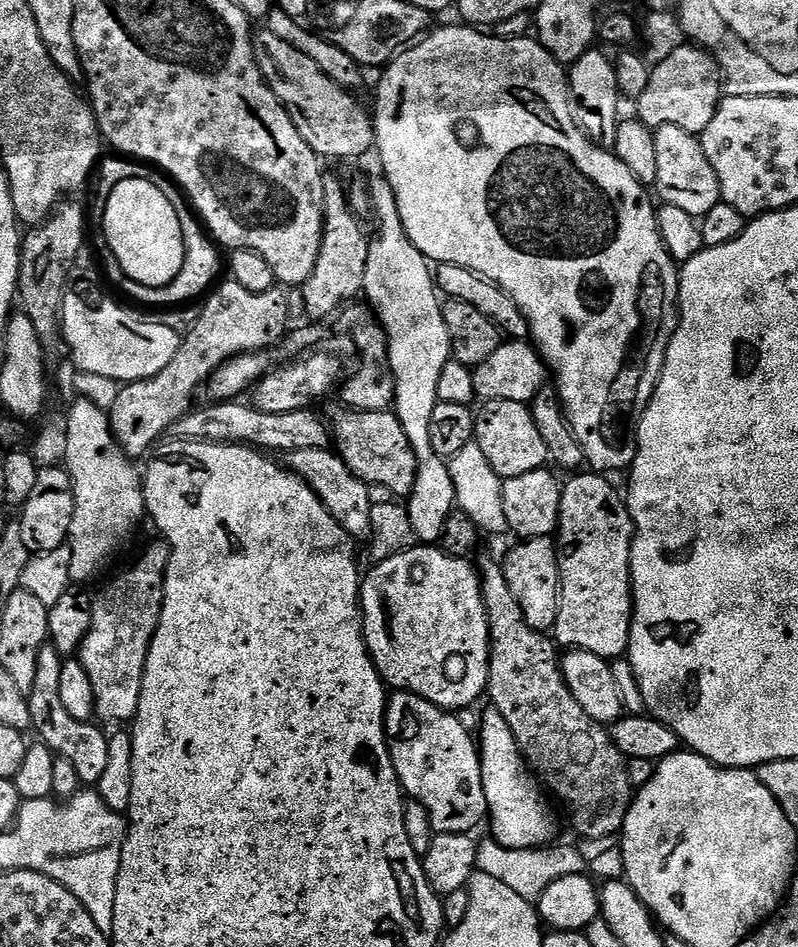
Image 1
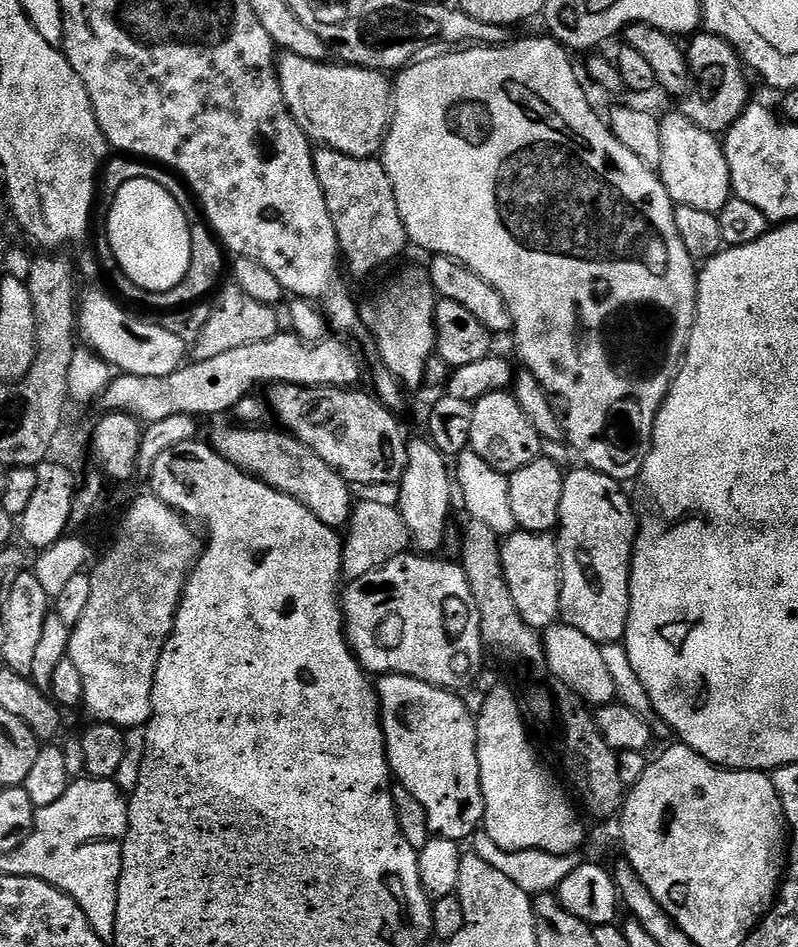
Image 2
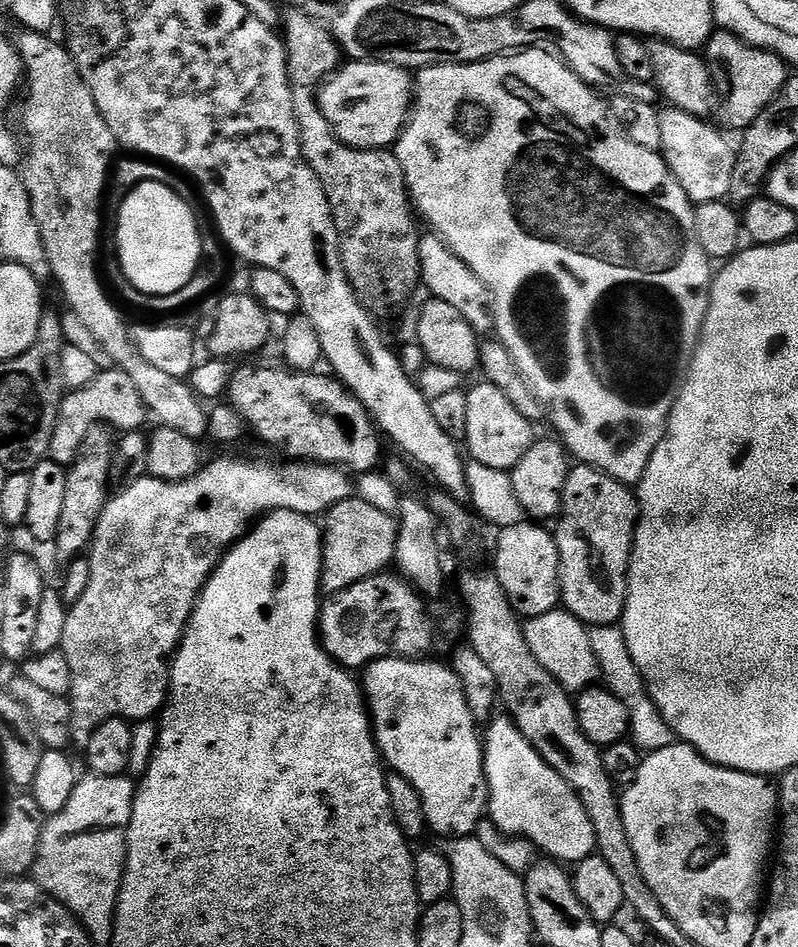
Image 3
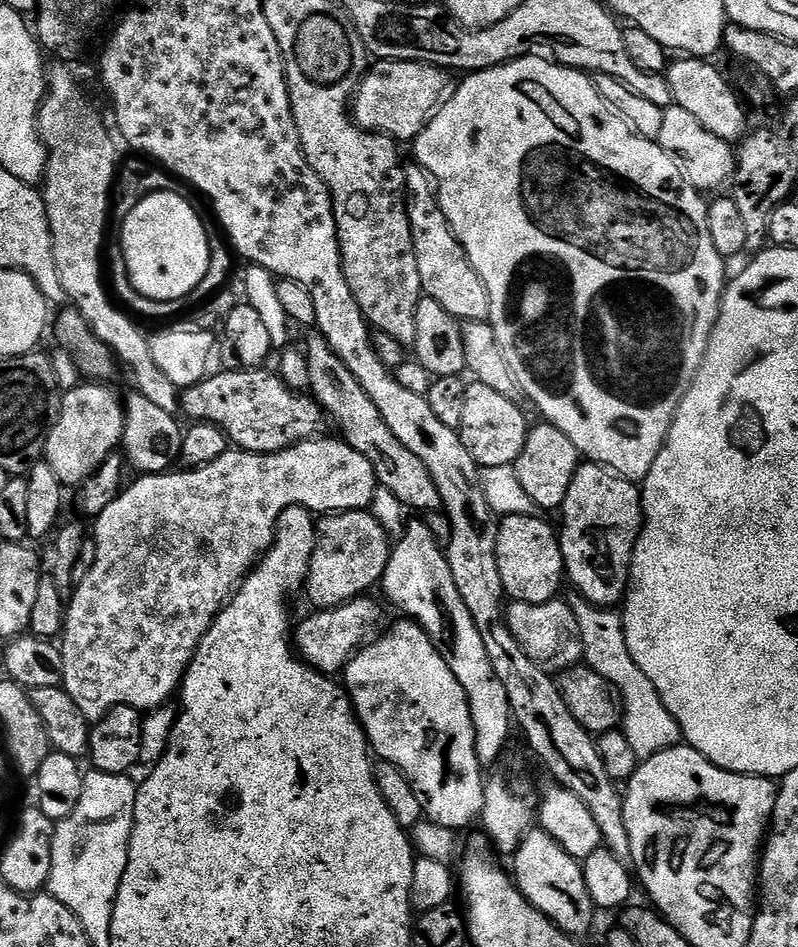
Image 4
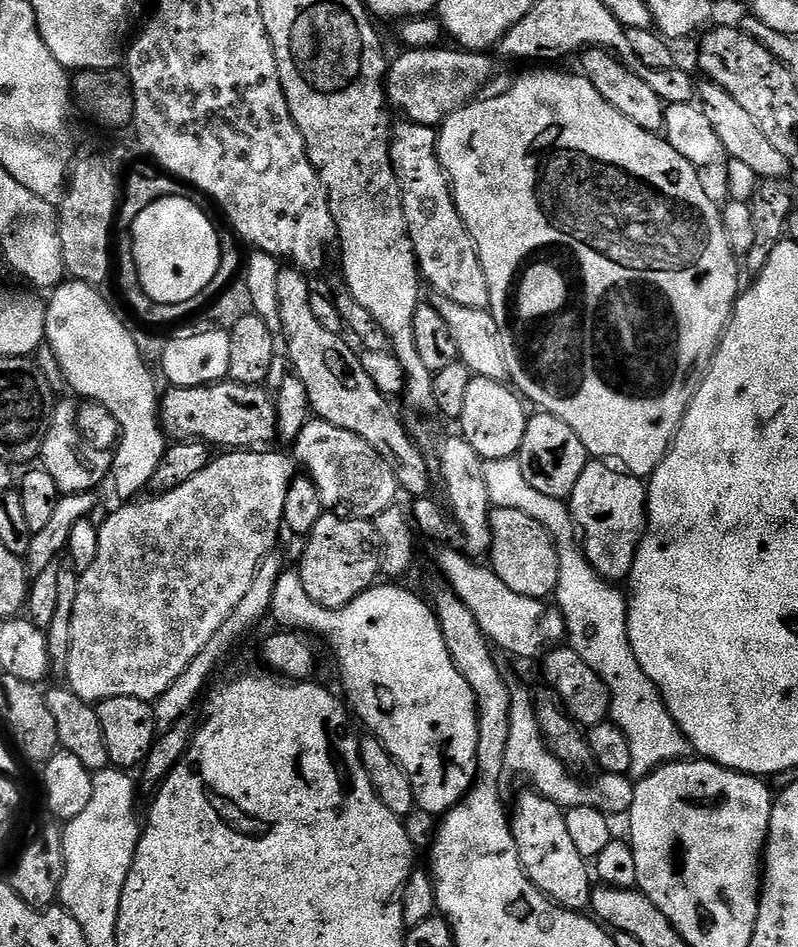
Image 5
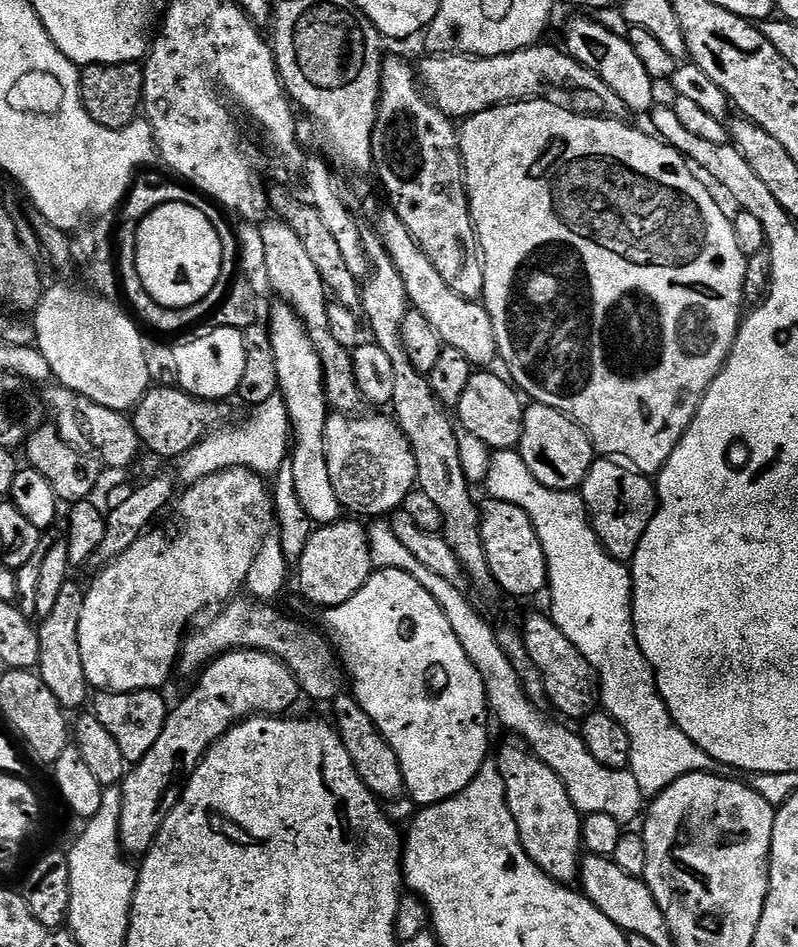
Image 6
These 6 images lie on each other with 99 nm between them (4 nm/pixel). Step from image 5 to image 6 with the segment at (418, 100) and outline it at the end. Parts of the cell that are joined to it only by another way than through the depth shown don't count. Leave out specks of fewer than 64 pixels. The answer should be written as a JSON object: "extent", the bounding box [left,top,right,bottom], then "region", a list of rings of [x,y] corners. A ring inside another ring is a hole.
{"extent":[418,43,625,122],"region":[[[548,43],[497,56],[428,54],[418,64],[418,79],[436,108],[456,122],[500,104],[517,104],[520,100],[548,100],[571,112],[599,114],[605,118],[625,115],[622,98],[618,98],[596,72],[582,66],[567,51],[560,49],[559,52]]]}

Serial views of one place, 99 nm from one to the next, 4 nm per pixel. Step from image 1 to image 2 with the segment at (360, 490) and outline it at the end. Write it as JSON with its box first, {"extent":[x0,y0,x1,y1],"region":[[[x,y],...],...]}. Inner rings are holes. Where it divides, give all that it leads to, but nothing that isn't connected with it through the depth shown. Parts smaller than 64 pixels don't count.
{"extent":[210,424,354,530],"region":[[[229,424],[218,425],[210,437],[211,446],[218,455],[226,458],[226,462],[238,466],[241,472],[255,476],[282,494],[293,496],[302,502],[302,506],[306,506],[306,510],[326,522],[326,526],[337,530],[347,529],[354,507],[354,492],[339,472],[326,466],[326,462],[322,462],[322,458],[318,458],[312,448],[283,430],[267,432],[267,427],[264,426]]]}

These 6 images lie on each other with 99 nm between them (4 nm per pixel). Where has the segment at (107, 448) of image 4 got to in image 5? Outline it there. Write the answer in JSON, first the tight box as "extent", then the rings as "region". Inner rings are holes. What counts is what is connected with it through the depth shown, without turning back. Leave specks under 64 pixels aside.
{"extent":[38,398,112,495],"region":[[[68,398],[61,399],[52,409],[50,430],[46,434],[46,442],[38,457],[44,472],[54,478],[54,486],[63,495],[82,494],[99,489],[99,484],[109,479],[112,470],[112,452],[103,448],[93,448],[80,434],[76,421],[77,405],[71,404]]]}

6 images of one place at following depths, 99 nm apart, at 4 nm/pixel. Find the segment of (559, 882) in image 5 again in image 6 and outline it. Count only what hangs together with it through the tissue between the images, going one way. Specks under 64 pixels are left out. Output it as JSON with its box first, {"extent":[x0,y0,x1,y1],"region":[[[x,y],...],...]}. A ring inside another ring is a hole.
{"extent":[498,738,582,885],"region":[[[508,738],[500,748],[498,763],[506,786],[506,802],[518,826],[518,838],[526,854],[550,878],[571,885],[579,877],[582,859],[581,813],[577,812],[560,776],[532,753],[519,738]]]}

